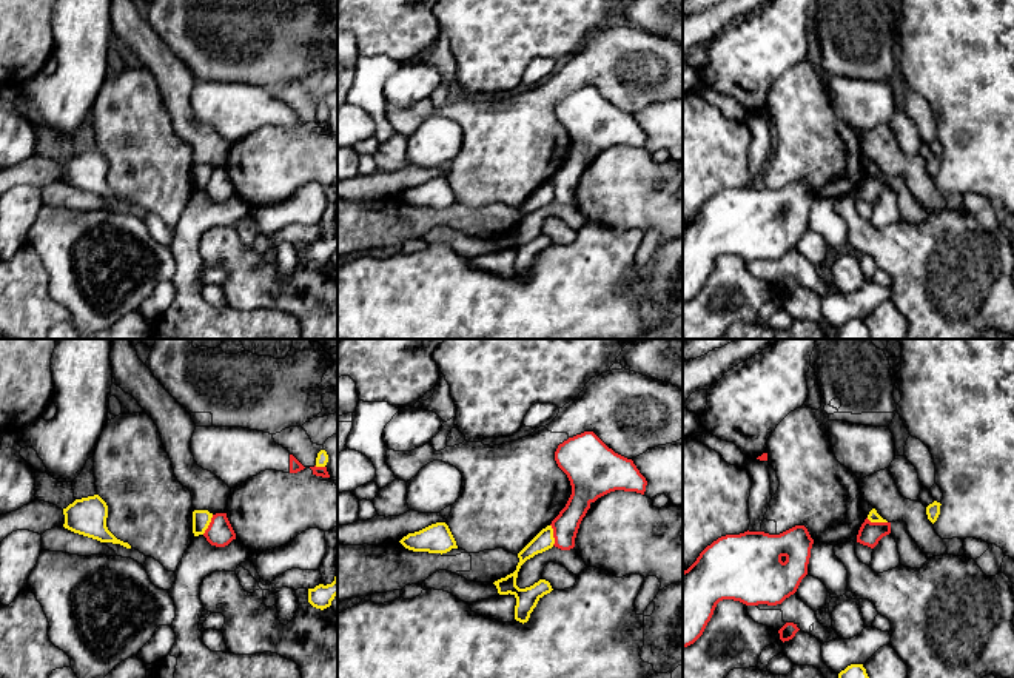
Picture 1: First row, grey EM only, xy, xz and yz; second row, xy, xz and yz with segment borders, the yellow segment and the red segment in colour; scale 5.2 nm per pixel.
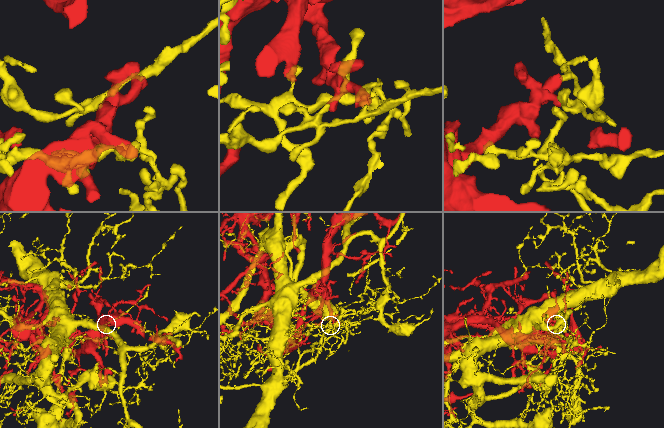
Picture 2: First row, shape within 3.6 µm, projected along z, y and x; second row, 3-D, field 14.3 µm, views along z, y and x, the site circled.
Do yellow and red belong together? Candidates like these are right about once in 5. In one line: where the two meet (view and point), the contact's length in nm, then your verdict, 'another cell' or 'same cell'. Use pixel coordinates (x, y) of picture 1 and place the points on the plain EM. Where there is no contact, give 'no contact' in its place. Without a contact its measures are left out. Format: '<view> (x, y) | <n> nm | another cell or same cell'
xz (552, 190) | 110 nm | another cell

